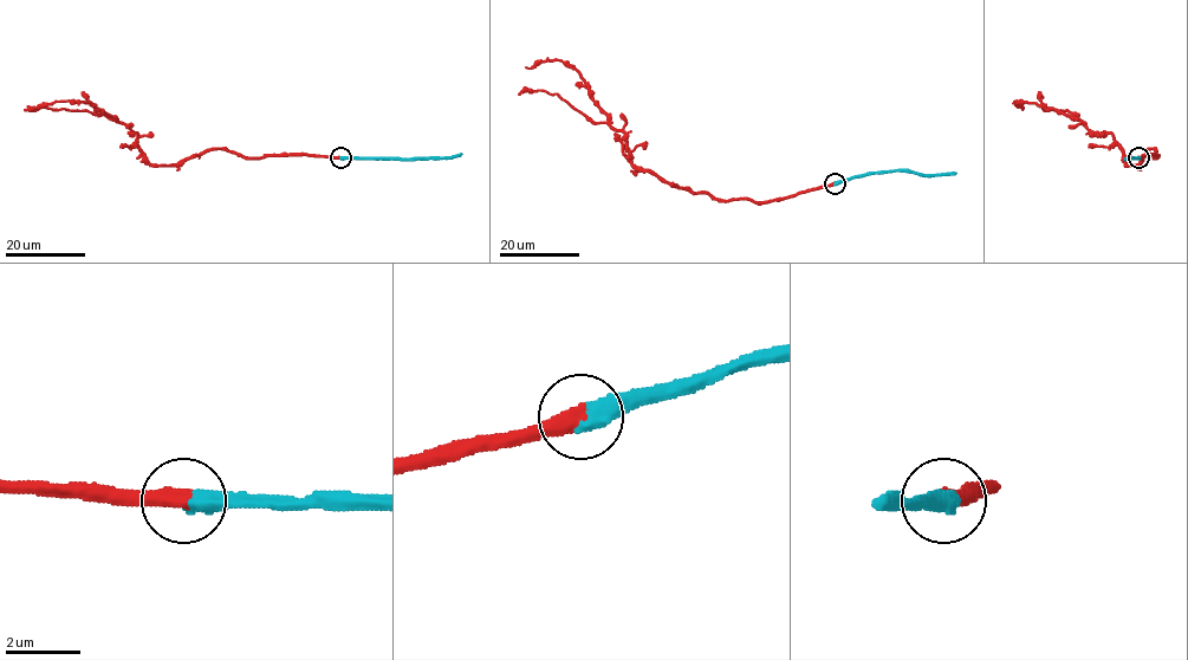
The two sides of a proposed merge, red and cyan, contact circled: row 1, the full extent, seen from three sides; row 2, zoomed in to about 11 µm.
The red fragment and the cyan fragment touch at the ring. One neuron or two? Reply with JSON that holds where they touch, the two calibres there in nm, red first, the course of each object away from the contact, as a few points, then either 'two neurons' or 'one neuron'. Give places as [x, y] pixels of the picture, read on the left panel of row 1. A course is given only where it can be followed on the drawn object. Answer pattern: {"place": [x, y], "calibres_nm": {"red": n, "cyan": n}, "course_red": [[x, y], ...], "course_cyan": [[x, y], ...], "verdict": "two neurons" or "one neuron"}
{"place": [341, 157], "calibres_nm": {"red": 500, "cyan": 500}, "course_red": [[341, 157], [255, 157], [214, 149], [158, 164], [149, 163], [136, 134], [91, 103], [64, 101], [32, 110]], "course_cyan": [[341, 157], [453, 157], [461, 153]], "verdict": "one neuron"}

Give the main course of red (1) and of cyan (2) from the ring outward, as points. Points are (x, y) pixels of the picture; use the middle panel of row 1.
1: (835, 183), (766, 201), (680, 188), (631, 163), (627, 136), (610, 124), (577, 71), (558, 59), (526, 66)
2: (835, 183), (895, 170), (923, 174), (955, 173)

